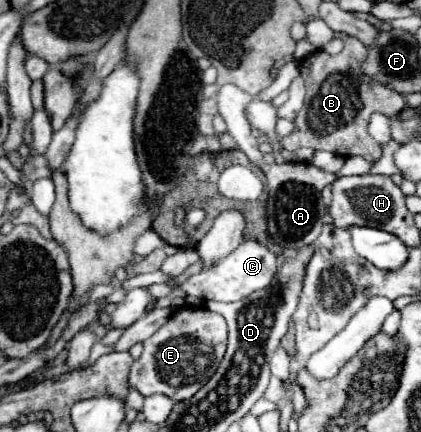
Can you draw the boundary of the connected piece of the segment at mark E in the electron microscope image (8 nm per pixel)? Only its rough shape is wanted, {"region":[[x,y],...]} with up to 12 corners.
{"region":[[183,306],[143,342],[129,382],[191,398],[225,356],[225,318]]}

